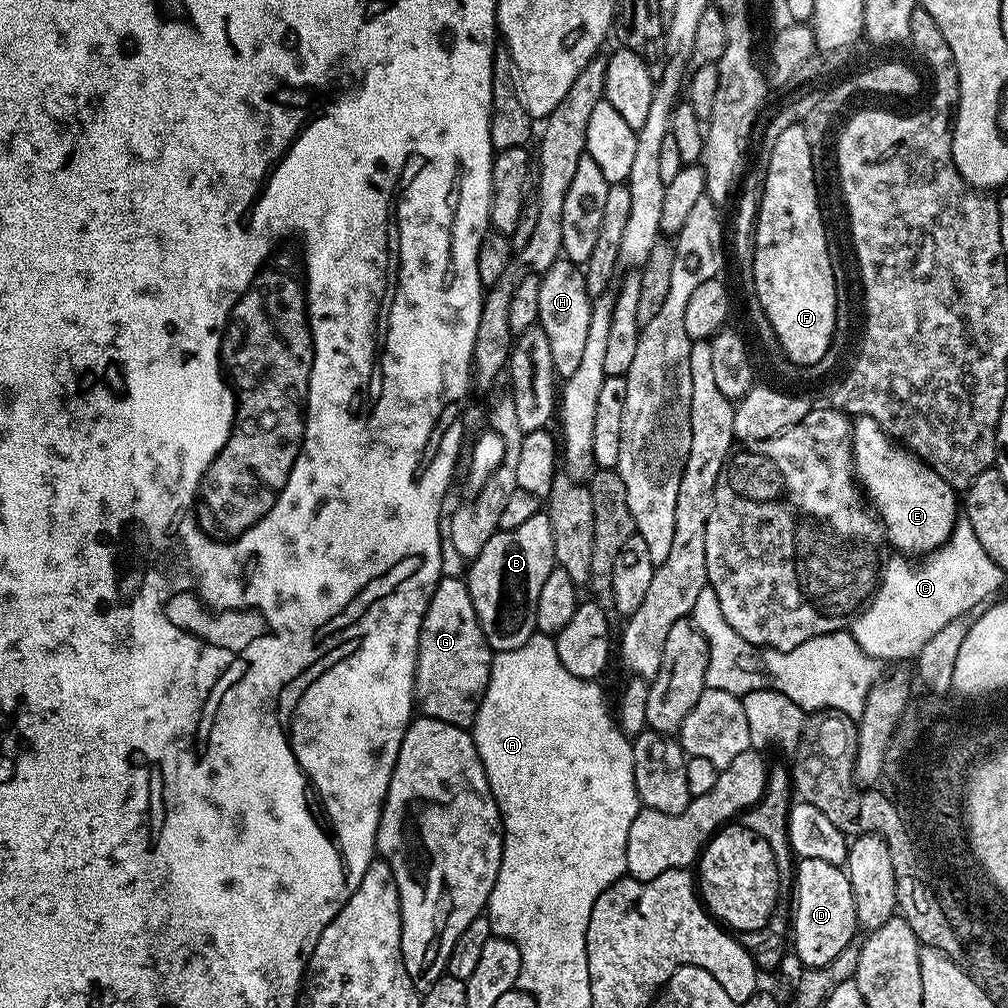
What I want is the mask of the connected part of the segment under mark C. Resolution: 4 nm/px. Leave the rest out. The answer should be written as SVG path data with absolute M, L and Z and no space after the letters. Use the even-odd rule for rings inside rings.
M966 518L957 519L950 538L939 550L928 553L919 562L913 562L908 558L896 559L900 560L892 560L889 564L887 561L883 565L878 577L878 587L872 599L850 625L852 637L873 661L908 659L911 661L916 658L926 642L929 642L934 634L938 634L938 630L947 623L967 617L967 612L971 608L979 609L985 601L995 597L997 595L995 592L999 590L1000 583L1006 576L1005 569L996 565L990 554L982 550L982 542L978 542L978 534L974 534L974 526L970 526Z

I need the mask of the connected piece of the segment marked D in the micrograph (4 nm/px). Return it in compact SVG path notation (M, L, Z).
M818 858L800 860L796 865L794 877L795 896L796 916L794 912L794 919L790 924L790 936L794 944L796 940L797 958L804 963L803 967L805 969L821 968L830 962L834 962L834 958L838 958L838 954L842 954L842 950L849 948L853 941L855 941L852 939L855 938L856 932L858 933L854 894L850 890L847 871L841 865L822 862Z

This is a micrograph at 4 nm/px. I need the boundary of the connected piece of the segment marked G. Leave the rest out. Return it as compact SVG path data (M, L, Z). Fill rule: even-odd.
M441 575L436 583L434 594L426 606L426 614L422 618L422 626L418 634L418 650L416 651L416 687L414 704L423 715L438 718L442 722L450 722L459 728L471 729L478 714L478 706L486 694L486 686L492 669L492 647L482 634L482 626L478 622L478 614L474 610L474 602L470 598L467 583L461 577Z

